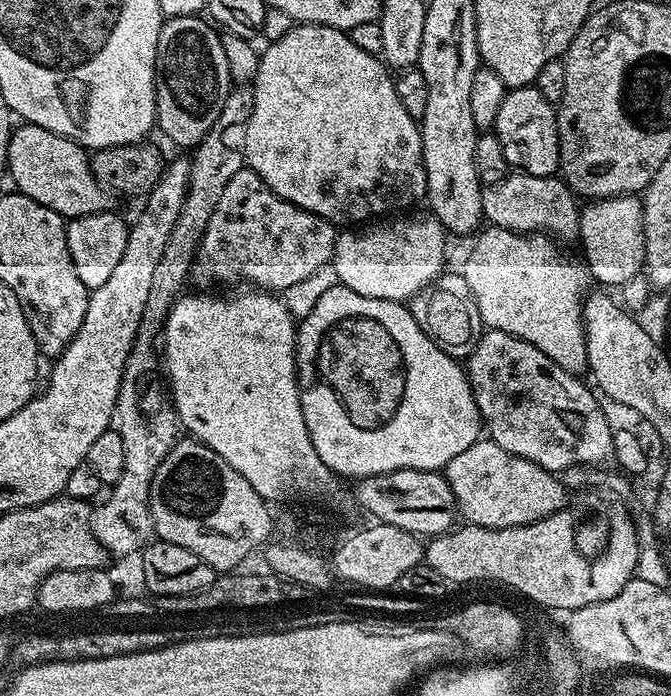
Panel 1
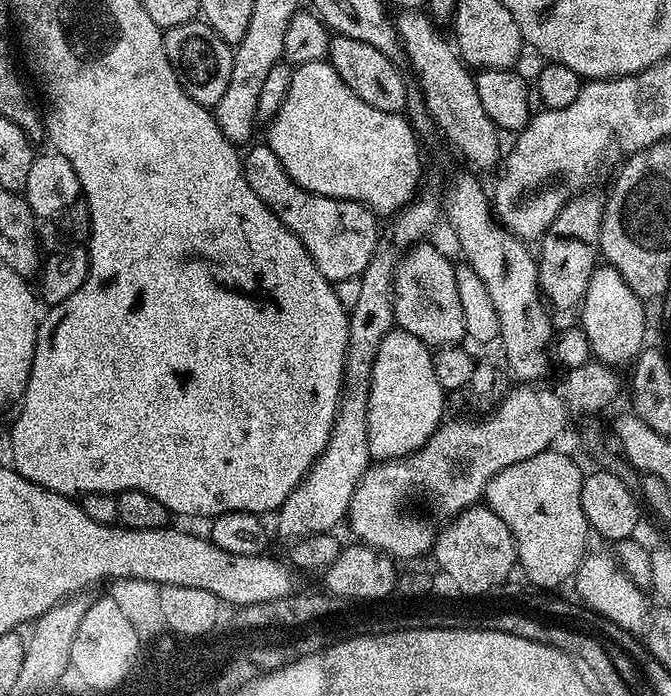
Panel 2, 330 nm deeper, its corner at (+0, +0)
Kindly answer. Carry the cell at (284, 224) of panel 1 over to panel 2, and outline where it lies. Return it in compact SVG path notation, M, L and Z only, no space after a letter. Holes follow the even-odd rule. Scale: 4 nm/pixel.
M267 143L255 144L242 156L244 177L250 190L254 190L254 194L266 202L270 211L296 235L302 246L306 246L327 280L355 280L363 276L366 266L378 252L376 243L380 240L380 228L376 225L376 213L356 200L335 200L307 192L290 178L290 174L286 174L282 162L278 162L278 154L274 154Z

